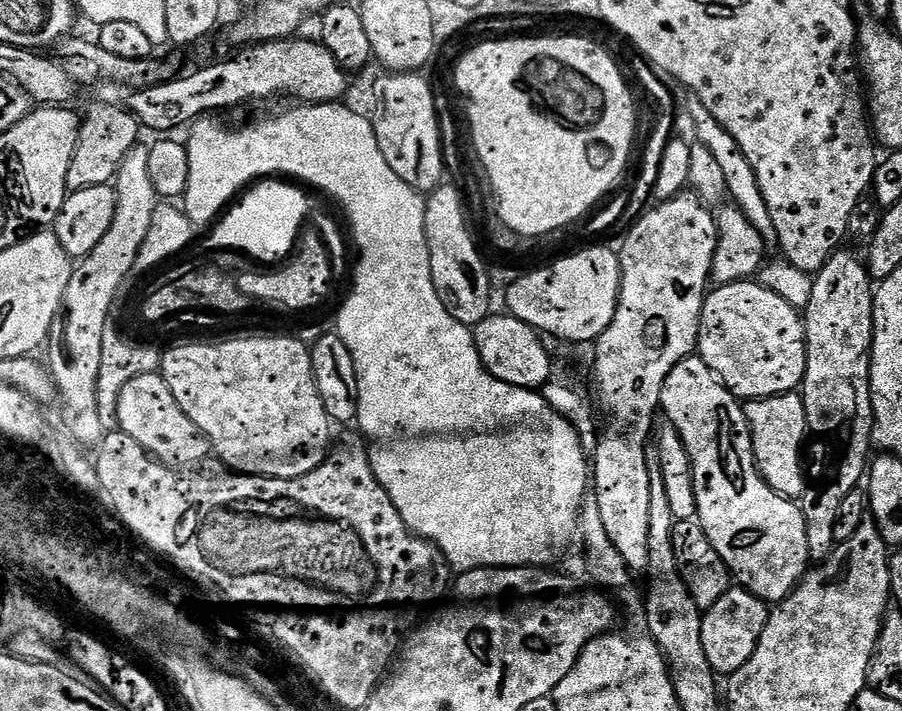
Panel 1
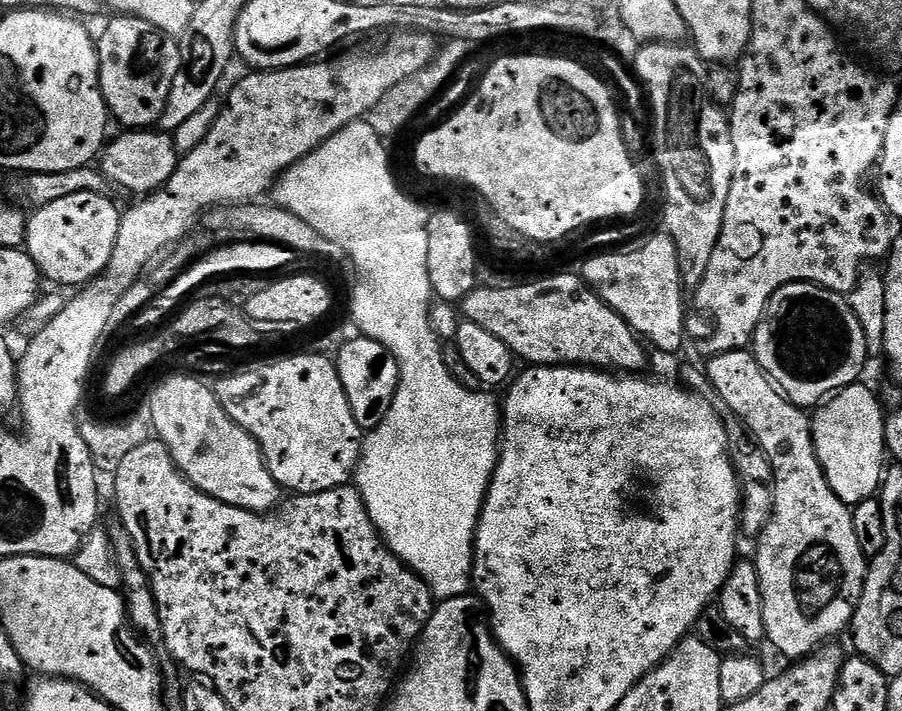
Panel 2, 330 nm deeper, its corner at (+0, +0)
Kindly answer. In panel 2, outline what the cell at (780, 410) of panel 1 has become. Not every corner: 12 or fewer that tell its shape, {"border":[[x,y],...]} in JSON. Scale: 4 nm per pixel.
{"border":[[864,382],[811,417],[816,457],[846,505],[879,493],[886,408]]}

